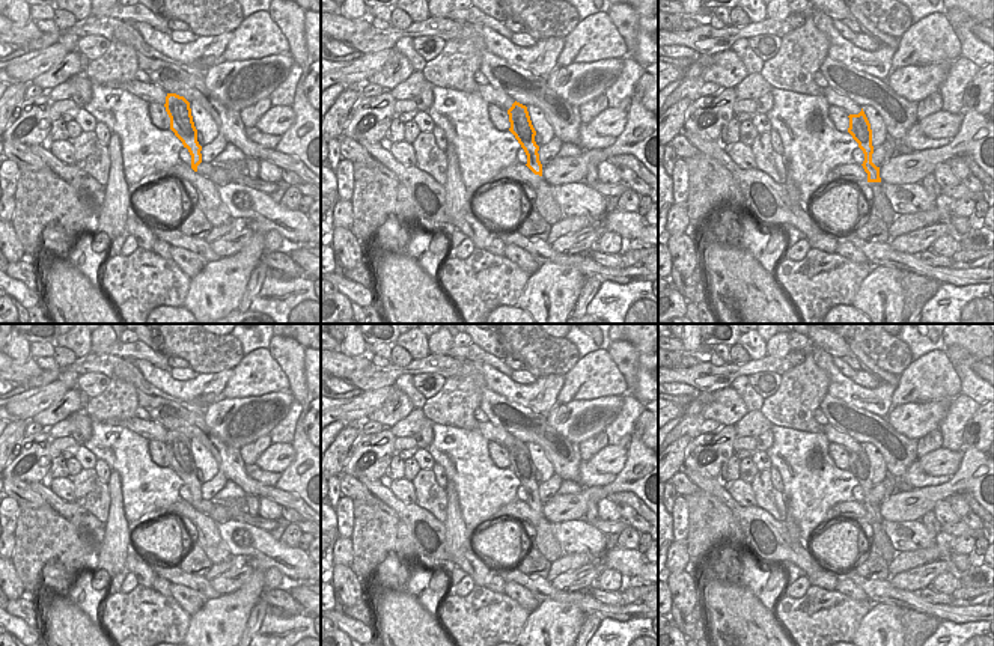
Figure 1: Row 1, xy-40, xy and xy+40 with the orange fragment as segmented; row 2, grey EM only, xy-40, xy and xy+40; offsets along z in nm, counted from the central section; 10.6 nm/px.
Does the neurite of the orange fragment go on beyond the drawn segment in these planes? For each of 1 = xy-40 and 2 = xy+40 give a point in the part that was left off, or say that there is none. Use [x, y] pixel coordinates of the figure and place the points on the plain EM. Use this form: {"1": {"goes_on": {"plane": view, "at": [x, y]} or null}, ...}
{"1": {"goes_on": null}, "2": {"goes_on": null}}

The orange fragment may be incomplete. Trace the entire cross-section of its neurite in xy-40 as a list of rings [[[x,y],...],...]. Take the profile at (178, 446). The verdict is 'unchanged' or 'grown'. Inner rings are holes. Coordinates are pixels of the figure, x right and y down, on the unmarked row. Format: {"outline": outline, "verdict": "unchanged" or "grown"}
{"outline": [[[167,431],[164,444],[170,455],[170,467],[182,479],[184,485],[188,486],[191,506],[197,509],[197,503],[202,500],[202,483],[197,479],[190,440],[184,434]]], "verdict": "unchanged"}

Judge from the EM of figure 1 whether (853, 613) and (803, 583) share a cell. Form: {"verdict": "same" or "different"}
{"verdict": "different"}

